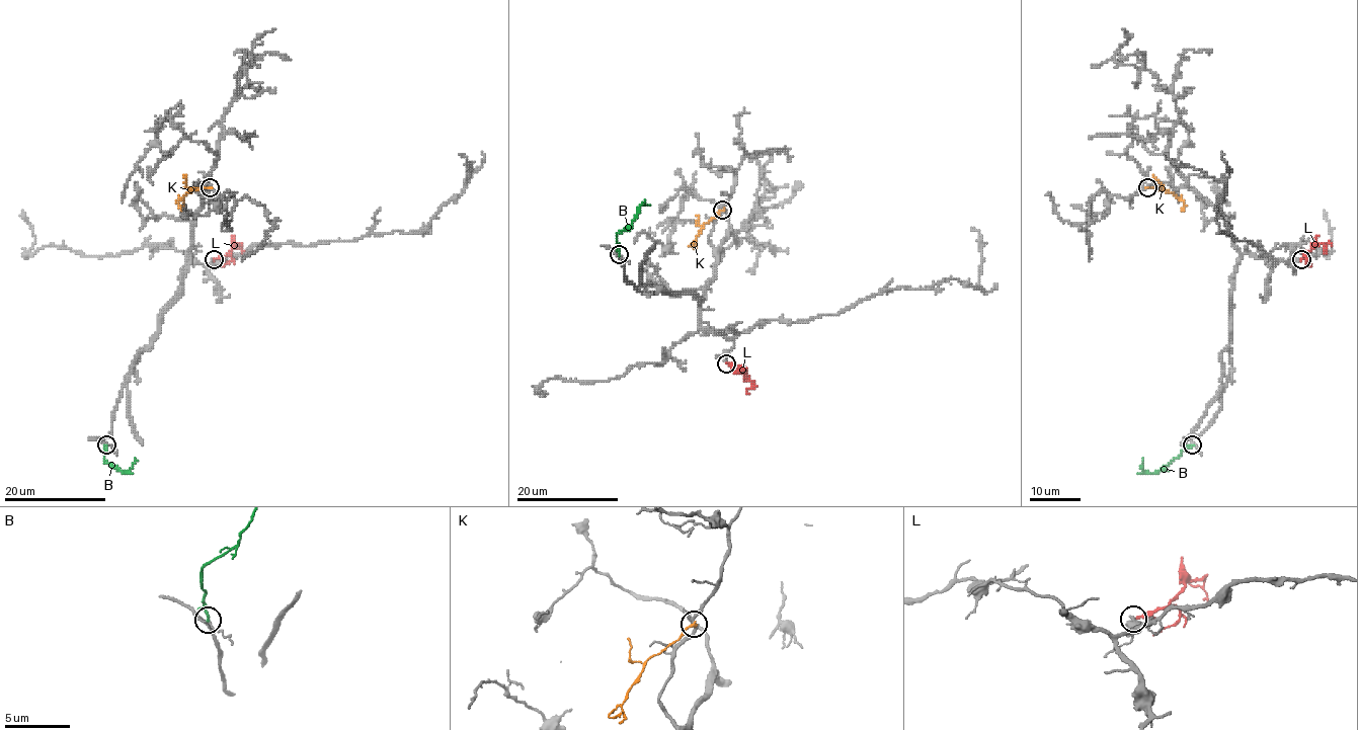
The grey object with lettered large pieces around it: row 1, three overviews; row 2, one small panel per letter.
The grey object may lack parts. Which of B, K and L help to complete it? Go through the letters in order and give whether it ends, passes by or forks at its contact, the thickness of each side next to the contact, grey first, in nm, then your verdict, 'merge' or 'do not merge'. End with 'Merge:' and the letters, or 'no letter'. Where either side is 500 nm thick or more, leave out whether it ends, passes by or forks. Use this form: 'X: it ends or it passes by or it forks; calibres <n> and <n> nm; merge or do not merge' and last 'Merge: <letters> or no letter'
B: it ends; calibres 120 and 200 nm; do not merge
K: it ends; calibres 200 and 180 nm; do not merge
L: it ends; calibres 200 and 200 nm; do not merge
Merge: no letter

